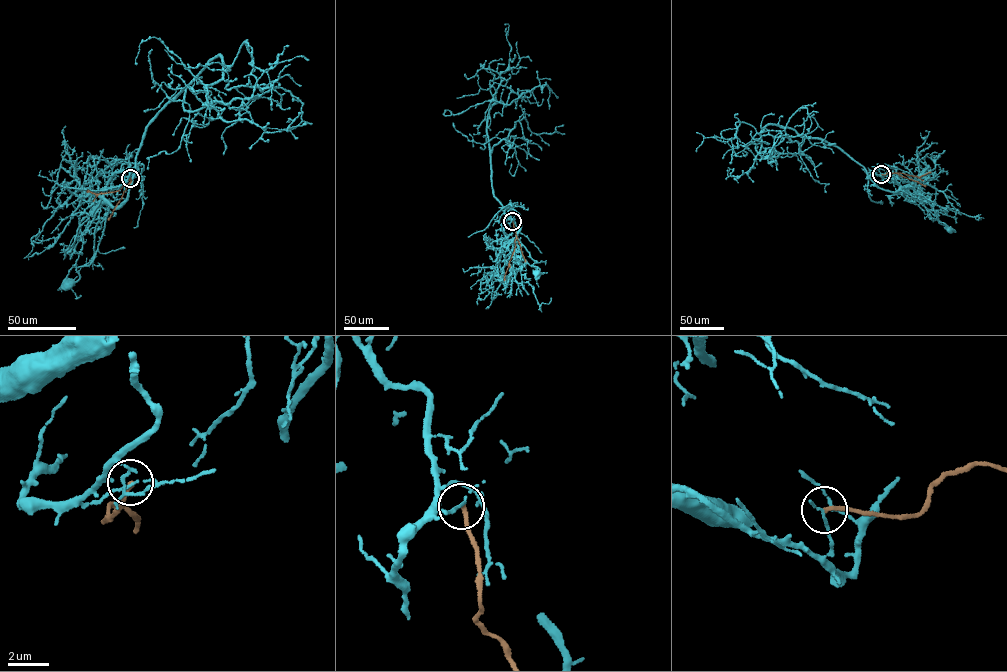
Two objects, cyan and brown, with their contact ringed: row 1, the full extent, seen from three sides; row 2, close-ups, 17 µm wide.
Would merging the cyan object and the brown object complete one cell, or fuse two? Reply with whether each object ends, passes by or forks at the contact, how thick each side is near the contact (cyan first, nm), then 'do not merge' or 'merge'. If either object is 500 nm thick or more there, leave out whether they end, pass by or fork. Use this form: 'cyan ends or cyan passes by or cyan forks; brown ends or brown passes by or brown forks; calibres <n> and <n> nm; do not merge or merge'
cyan passes by; brown ends; calibres 100 and 190 nm; do not merge

